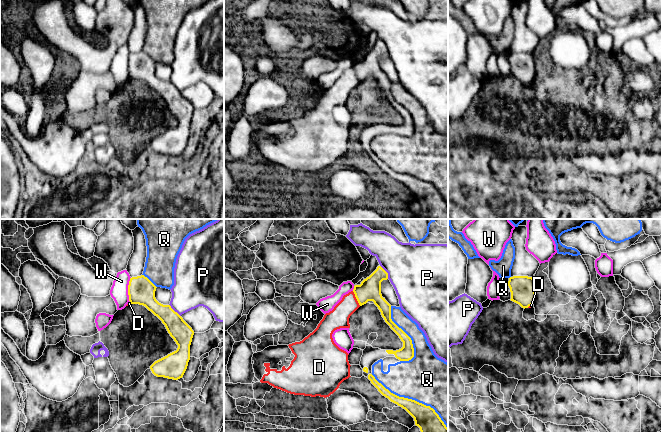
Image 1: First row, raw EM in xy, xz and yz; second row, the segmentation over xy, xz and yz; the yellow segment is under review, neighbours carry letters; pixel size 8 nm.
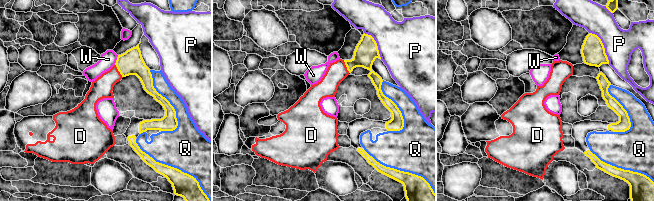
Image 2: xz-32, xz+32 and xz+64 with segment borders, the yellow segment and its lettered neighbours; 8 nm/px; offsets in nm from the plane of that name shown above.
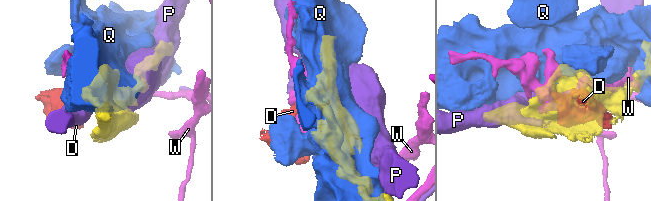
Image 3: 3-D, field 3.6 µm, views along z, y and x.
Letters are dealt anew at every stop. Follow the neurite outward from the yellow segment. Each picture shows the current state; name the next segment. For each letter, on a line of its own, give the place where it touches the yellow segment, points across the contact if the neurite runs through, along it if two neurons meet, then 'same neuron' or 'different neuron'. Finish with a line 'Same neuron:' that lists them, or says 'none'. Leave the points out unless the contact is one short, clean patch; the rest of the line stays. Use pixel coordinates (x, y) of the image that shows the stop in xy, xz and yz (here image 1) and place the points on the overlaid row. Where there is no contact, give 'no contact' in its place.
D: meets yellow in xz at (356, 298); border along xz (352, 291), (360, 305); different neuron
P: meets yellow in xz at (386, 272); different neuron
Q: meets yellow in xz at (411, 399); different neuron
W: meets yellow in xy at (128, 289); different neuron
Same neuron: none

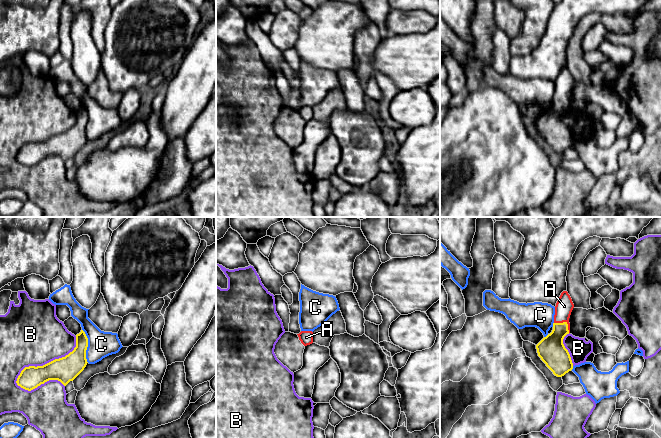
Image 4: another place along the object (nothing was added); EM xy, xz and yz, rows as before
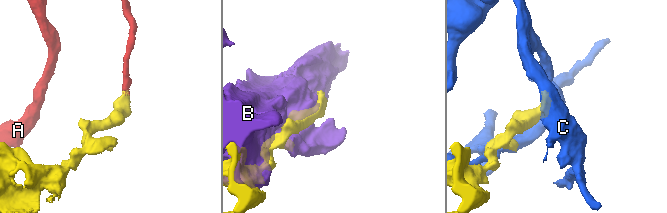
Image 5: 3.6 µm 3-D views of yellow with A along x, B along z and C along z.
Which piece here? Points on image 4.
A: meets yellow in yz at (565, 322); runs through yz (550, 349), (561, 326), (565, 322), (564, 306); same neuron
B: meets yellow in xy at (47, 363); different neuron
C: meets yellow in xy at (87, 346); different neuron
Same neuron: A

